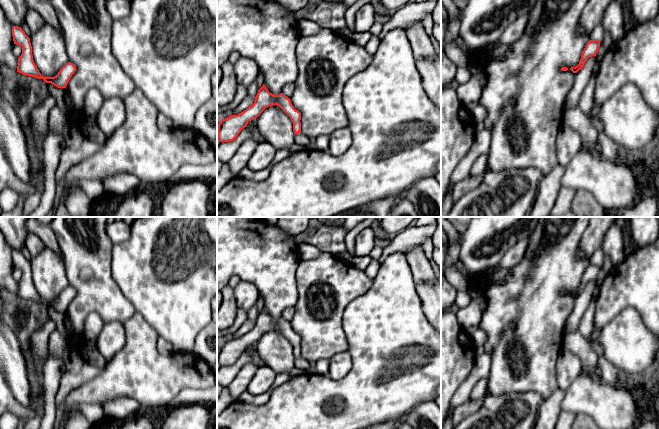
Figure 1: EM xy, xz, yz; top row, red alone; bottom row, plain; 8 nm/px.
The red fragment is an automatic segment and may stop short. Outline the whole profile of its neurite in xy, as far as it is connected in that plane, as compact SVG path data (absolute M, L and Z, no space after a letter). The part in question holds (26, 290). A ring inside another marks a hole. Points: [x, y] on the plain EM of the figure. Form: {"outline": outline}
{"outline": "M12 250L12 260L14 268L18 268L22 271L22 278L18 282L17 296L43 303L46 307L51 307L57 312L66 312L70 302L76 295L76 291L73 287L66 287L54 301L44 301L34 287L30 262L25 258L22 252L18 250Z"}

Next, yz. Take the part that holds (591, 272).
{"outline": "M589 264L582 276L579 288L575 291L571 291L570 294L573 297L577 297L584 290L589 281L596 280L599 271L600 264Z"}

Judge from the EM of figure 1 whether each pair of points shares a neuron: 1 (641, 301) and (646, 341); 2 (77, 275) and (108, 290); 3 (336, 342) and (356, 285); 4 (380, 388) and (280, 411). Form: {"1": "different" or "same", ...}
{"1": "different", "2": "same", "3": "same", "4": "same"}

